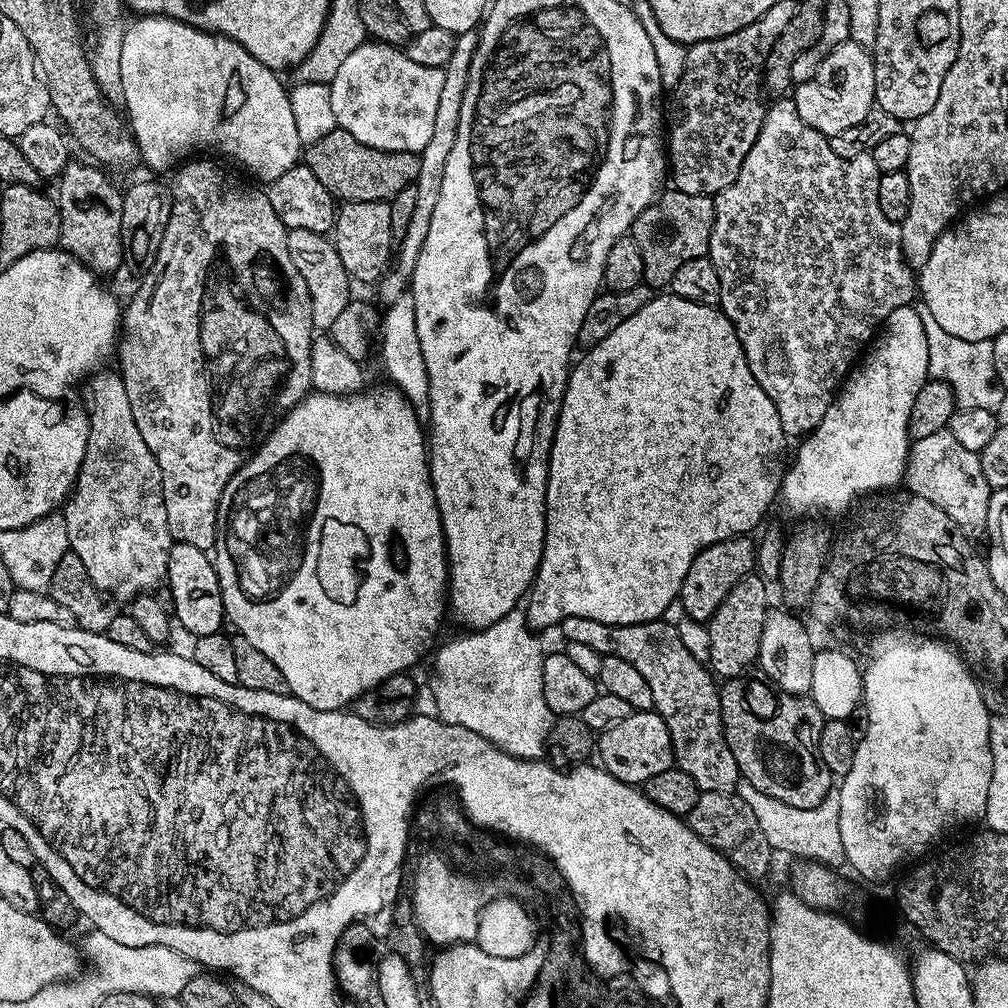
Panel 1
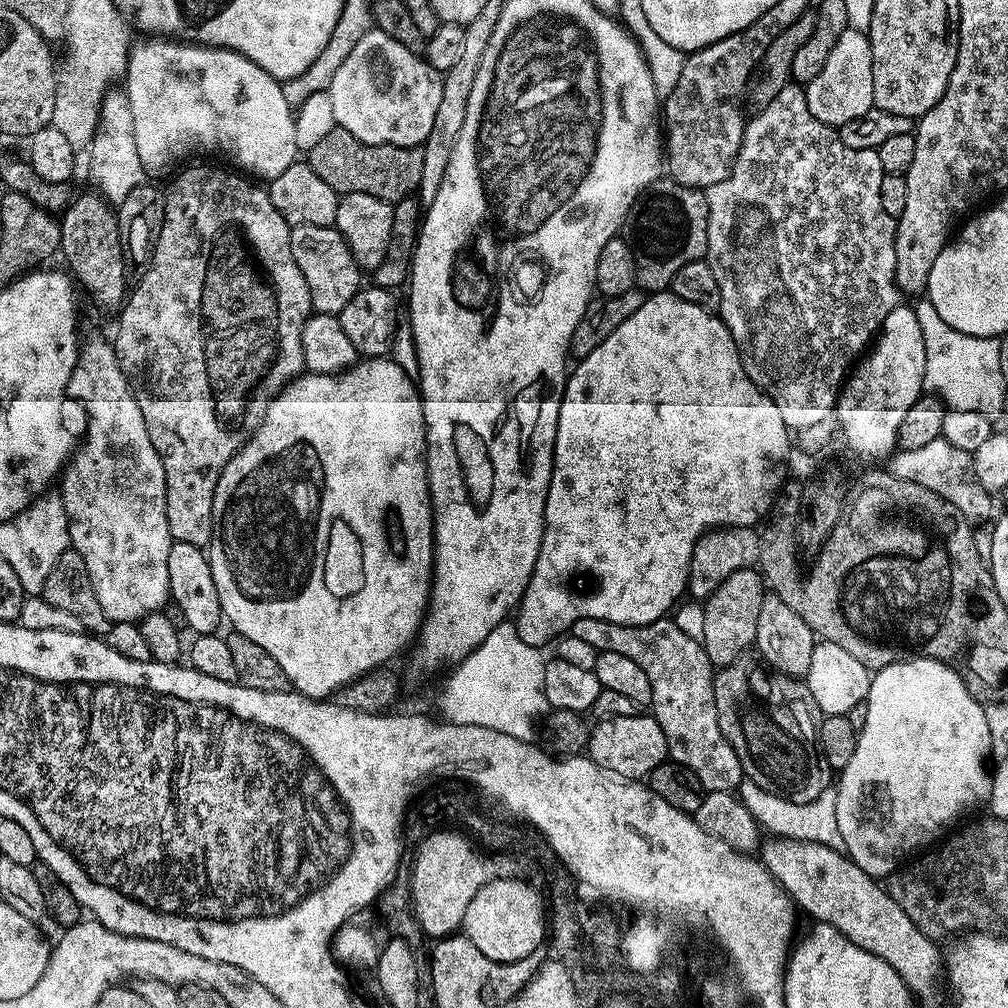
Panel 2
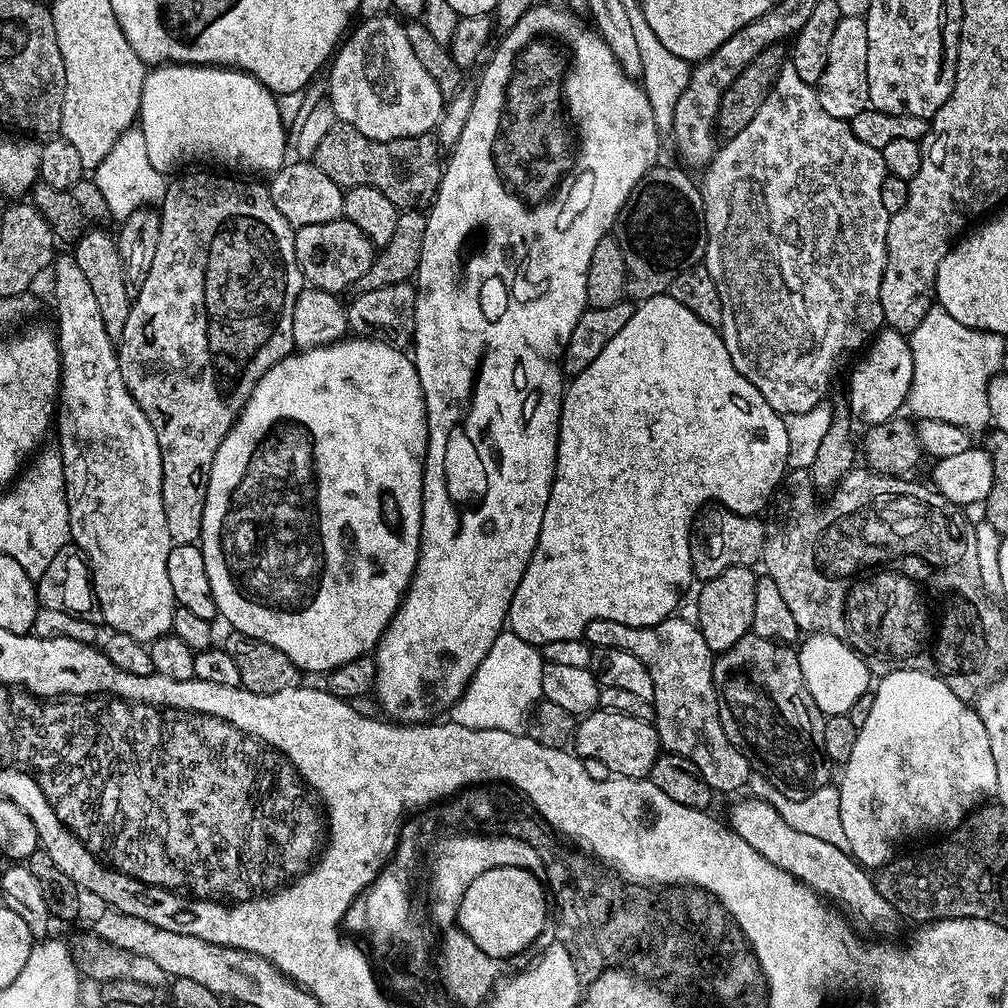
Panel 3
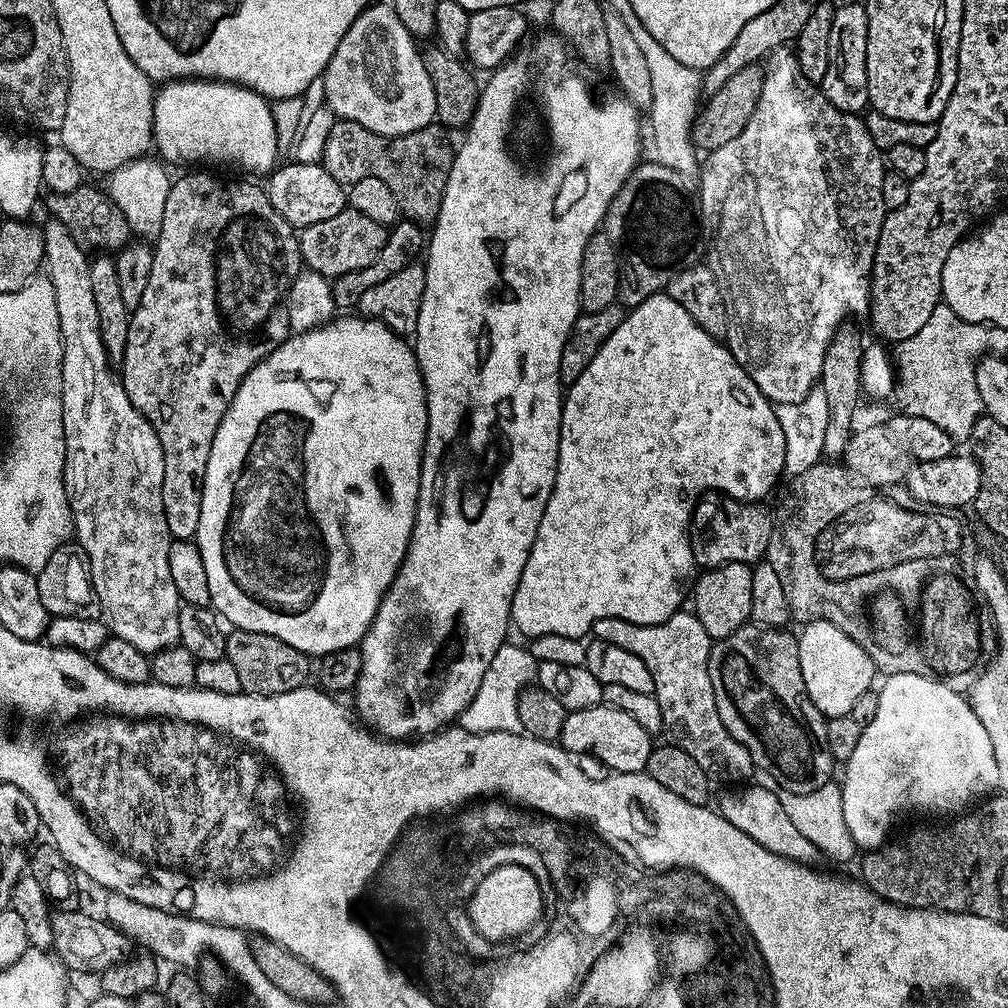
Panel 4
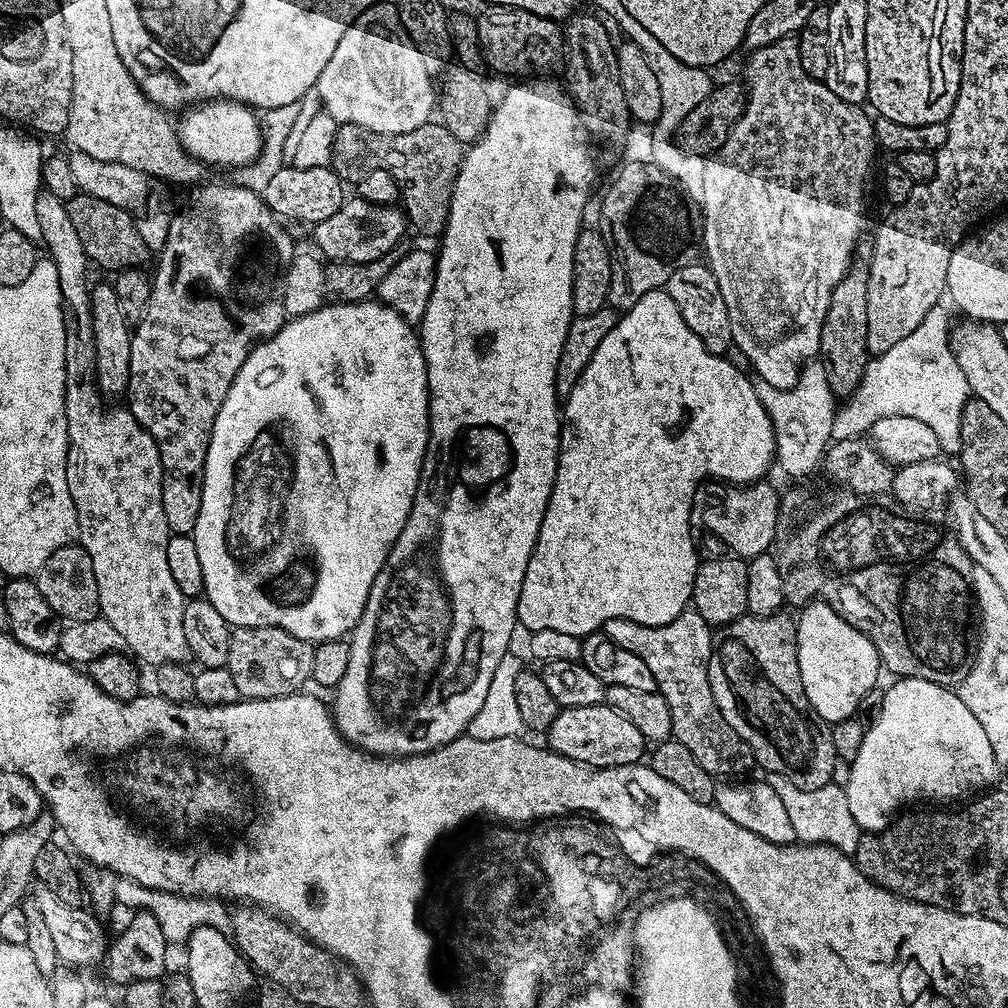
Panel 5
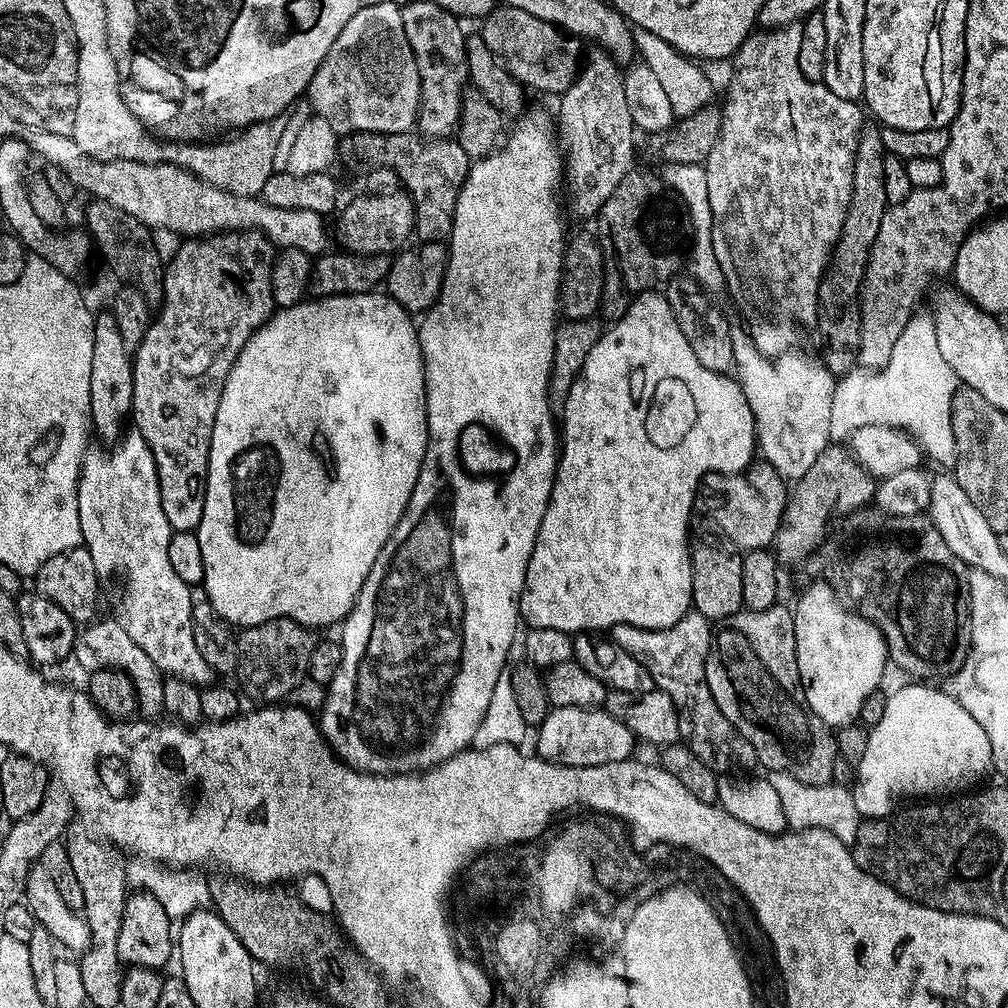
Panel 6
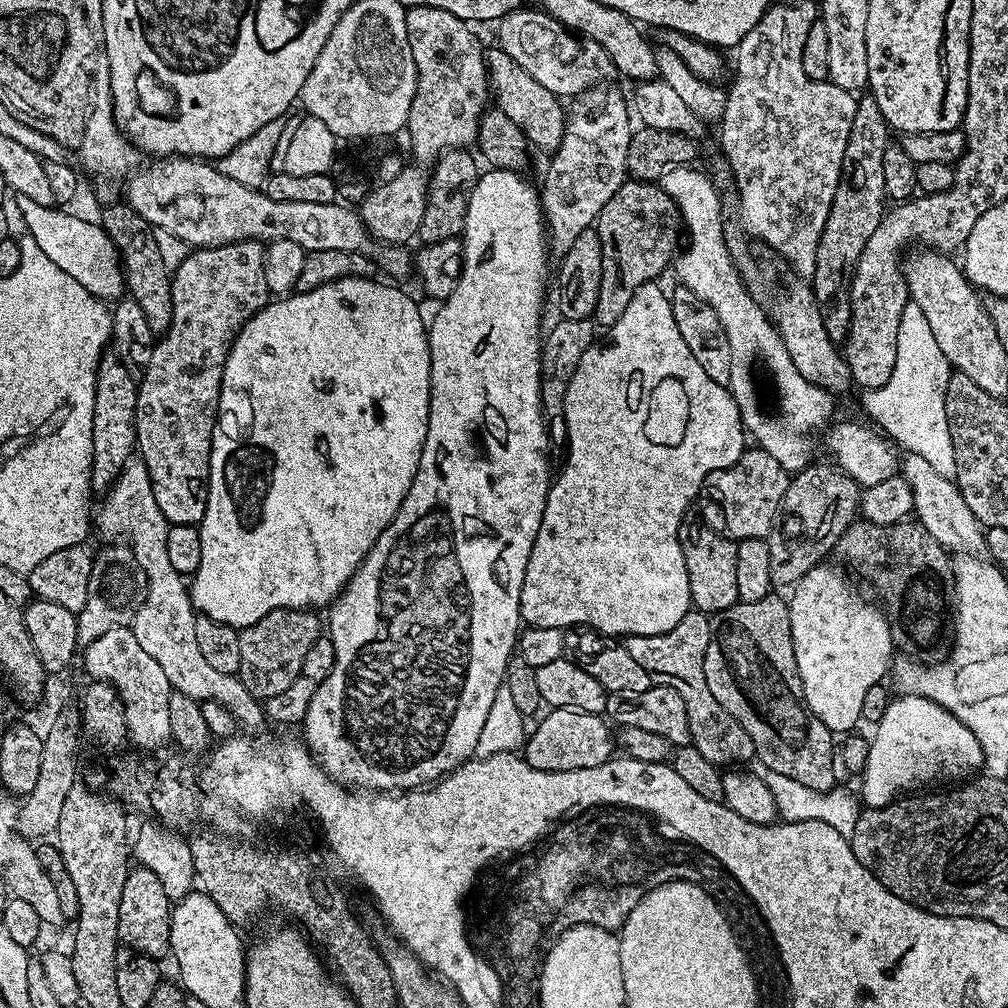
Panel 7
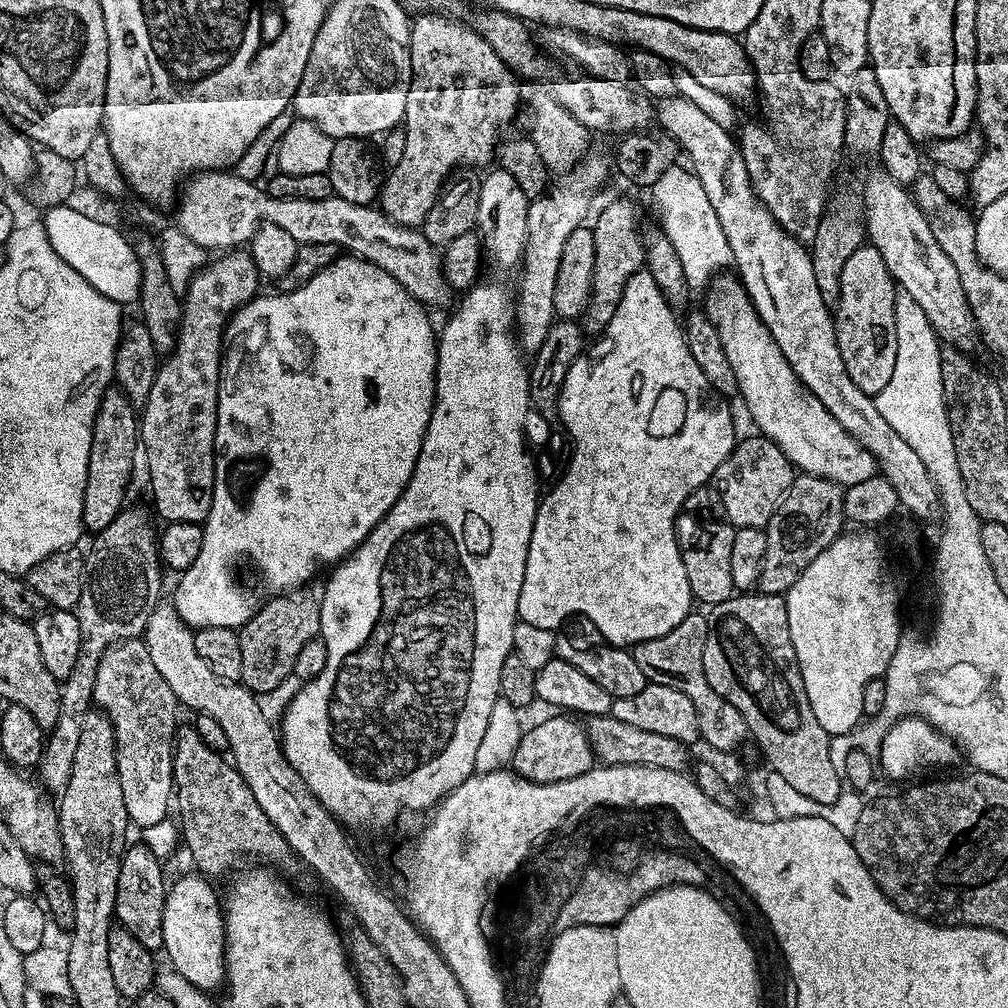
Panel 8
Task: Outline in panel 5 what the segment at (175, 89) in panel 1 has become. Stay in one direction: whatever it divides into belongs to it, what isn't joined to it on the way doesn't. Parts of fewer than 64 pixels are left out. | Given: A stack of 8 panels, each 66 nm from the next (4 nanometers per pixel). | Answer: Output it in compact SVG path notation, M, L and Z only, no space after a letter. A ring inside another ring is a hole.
M206 100L189 107L184 114L180 124L178 120L178 135L180 144L194 159L208 164L230 164L235 170L258 158L264 134L257 113L249 105L236 100Z

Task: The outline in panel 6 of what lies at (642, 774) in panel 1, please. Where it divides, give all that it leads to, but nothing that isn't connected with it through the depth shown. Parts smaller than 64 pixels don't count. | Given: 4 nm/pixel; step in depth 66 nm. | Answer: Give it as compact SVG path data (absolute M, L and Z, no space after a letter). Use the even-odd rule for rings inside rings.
M553 707L548 717L538 725L535 755L552 764L571 768L602 766L610 762L622 762L633 755L634 737L629 728L614 718L603 707L558 708Z

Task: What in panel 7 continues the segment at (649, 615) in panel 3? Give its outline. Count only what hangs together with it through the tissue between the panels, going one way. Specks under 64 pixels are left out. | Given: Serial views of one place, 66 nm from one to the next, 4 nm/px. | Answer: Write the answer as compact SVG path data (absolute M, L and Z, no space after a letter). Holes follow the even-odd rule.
M659 283L643 284L630 298L630 306L626 306L622 318L607 329L604 341L593 342L582 354L582 362L578 362L576 379L570 382L566 417L568 416L568 465L560 472L560 477L553 479L546 498L544 522L538 526L538 538L534 540L534 548L530 550L530 562L526 578L520 591L520 618L528 626L550 626L561 630L573 626L587 626L601 636L623 638L626 636L653 636L666 634L666 630L674 630L678 622L693 607L690 594L690 582L686 562L680 545L680 525L685 523L684 511L692 504L692 499L704 488L704 480L714 470L722 470L726 466L734 466L746 447L746 431L743 426L739 408L735 404L727 387L719 385L702 370L697 359L686 346L685 339L678 332L674 320L672 301L667 291L659 288Z

